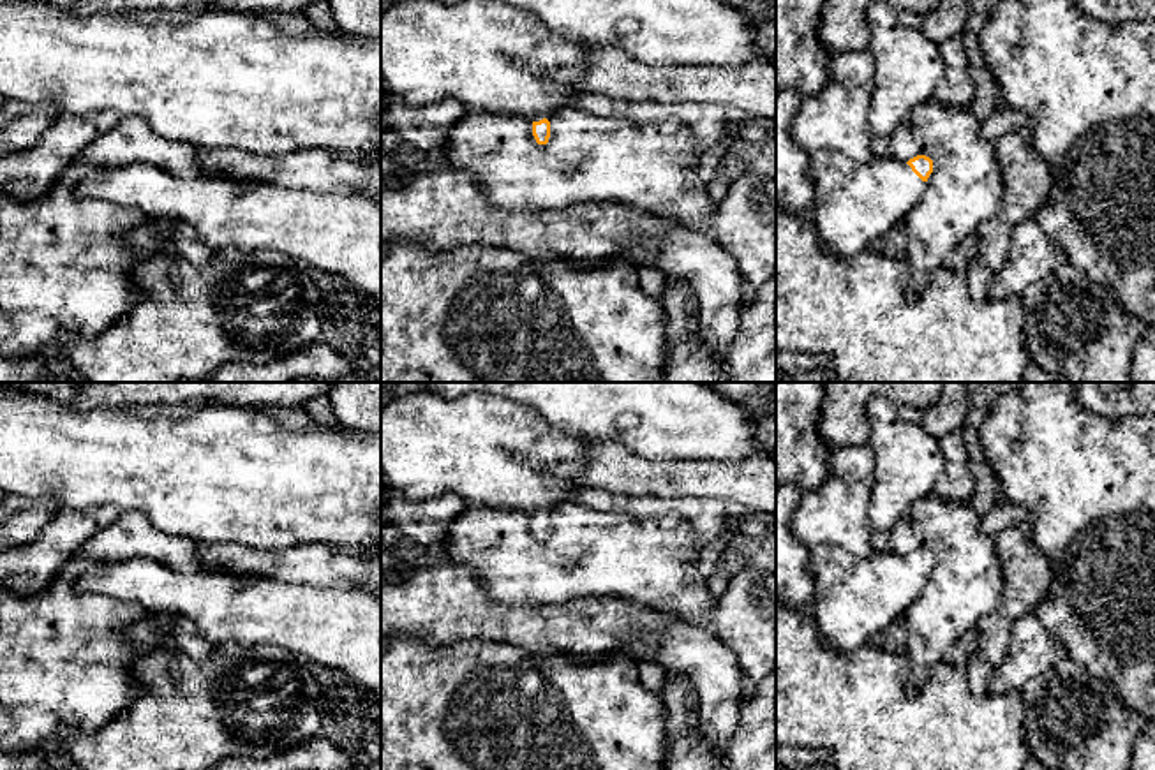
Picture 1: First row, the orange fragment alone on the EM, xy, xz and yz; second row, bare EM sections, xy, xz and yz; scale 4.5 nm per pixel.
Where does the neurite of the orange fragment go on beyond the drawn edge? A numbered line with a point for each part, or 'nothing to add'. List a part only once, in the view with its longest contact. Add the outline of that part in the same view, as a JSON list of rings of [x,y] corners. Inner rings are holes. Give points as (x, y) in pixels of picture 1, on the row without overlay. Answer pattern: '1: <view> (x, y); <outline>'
1: yz (856, 599); [[[818,544],[809,548],[809,562],[816,587],[809,610],[822,643],[838,654],[852,654],[903,617],[926,581],[906,557],[890,552],[873,550],[866,559],[857,559],[839,546]]]

